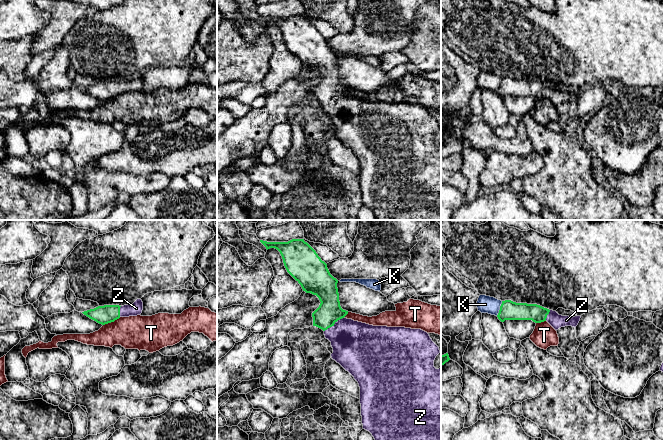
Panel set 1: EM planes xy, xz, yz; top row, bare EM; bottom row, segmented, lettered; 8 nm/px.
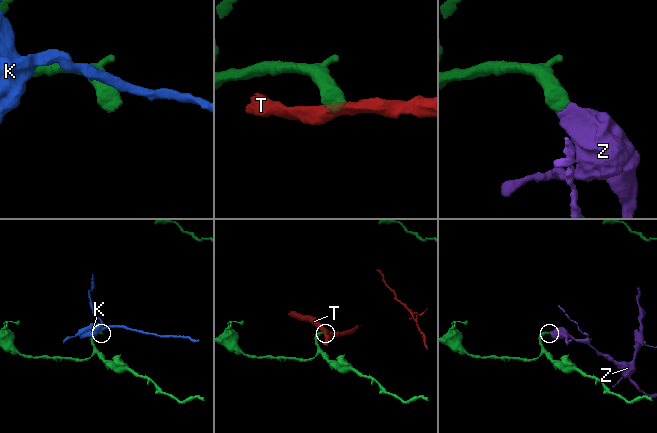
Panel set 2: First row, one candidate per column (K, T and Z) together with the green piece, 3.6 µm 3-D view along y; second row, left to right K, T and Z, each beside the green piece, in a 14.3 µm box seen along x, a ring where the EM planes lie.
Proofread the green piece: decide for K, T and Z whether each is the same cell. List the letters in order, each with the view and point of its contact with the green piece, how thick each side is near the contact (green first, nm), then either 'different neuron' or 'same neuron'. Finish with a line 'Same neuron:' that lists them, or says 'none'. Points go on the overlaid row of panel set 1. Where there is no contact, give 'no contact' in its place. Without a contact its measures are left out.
K: meets green in yz at (500, 308); 160 nm thick on the green side, 140 nm on the other; different neuron
T: meets green in xy at (111, 321); 150 nm thick on the green side, 280 nm on the other; different neuron
Z: meets green in xz at (333, 324); 190 nm thick on the green side, 380 nm on the other; same neuron
Same neuron: Z

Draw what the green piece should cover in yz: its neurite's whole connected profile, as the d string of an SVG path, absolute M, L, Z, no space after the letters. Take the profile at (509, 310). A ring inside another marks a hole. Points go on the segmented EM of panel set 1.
M511 300L502 301L497 317L501 322L505 320L532 320L535 323L547 321L555 330L565 326L576 328L581 318L581 316L562 316L556 311L537 304L516 303Z

